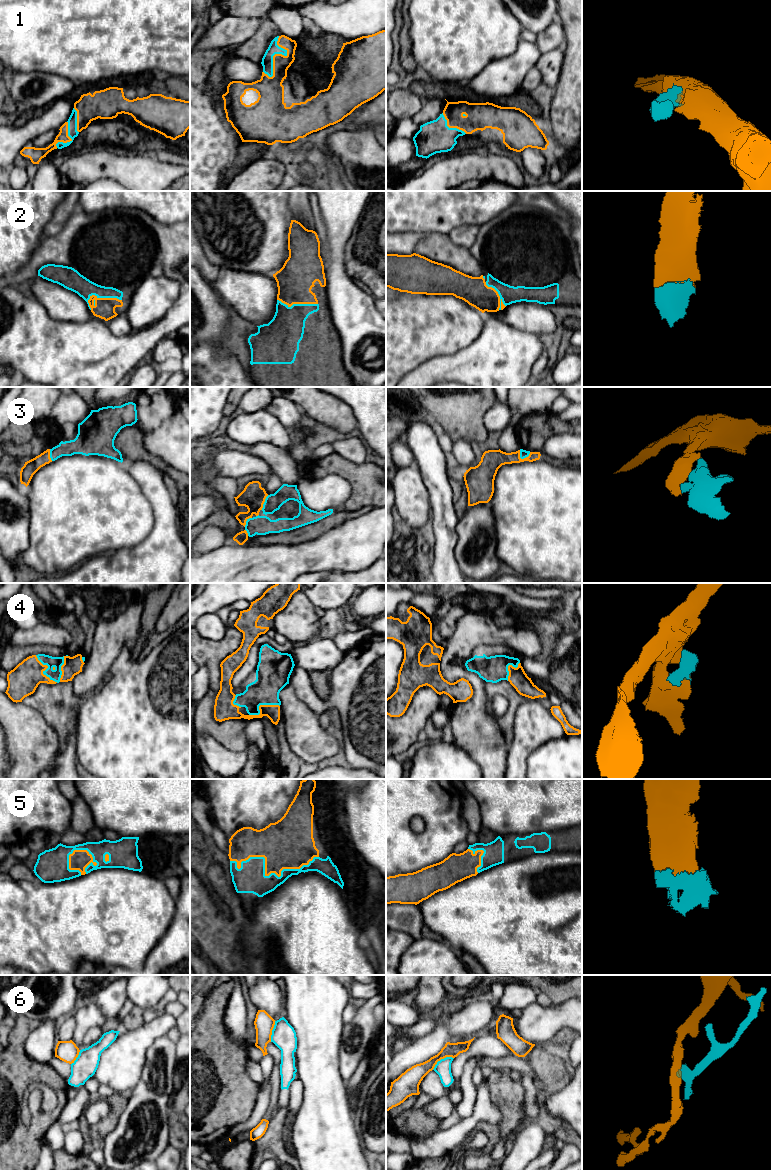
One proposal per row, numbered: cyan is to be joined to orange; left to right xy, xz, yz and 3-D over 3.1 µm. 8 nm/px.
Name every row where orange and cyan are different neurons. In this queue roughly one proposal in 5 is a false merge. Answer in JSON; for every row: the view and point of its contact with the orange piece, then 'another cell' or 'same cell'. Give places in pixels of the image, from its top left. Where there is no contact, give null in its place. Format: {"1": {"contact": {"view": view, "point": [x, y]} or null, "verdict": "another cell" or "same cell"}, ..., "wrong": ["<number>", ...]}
{"1": {"contact": {"view": "xz", "point": [278, 54]}, "verdict": "same cell"}, "2": {"contact": {"view": "xy", "point": [103, 298]}, "verdict": "same cell"}, "3": {"contact": {"view": "yz", "point": [526, 457]}, "verdict": "same cell"}, "4": {"contact": {"view": "xz", "point": [260, 705]}, "verdict": "same cell"}, "5": {"contact": {"view": "xz", "point": [265, 873]}, "verdict": "same cell"}, "6": {"contact": {"view": "yz", "point": [441, 1058]}, "verdict": "another cell"}, "wrong": ["6"]}

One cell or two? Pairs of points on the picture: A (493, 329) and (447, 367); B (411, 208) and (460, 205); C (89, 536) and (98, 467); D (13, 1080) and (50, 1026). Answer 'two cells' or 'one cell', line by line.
A: one cell
B: one cell
C: one cell
D: two cells

